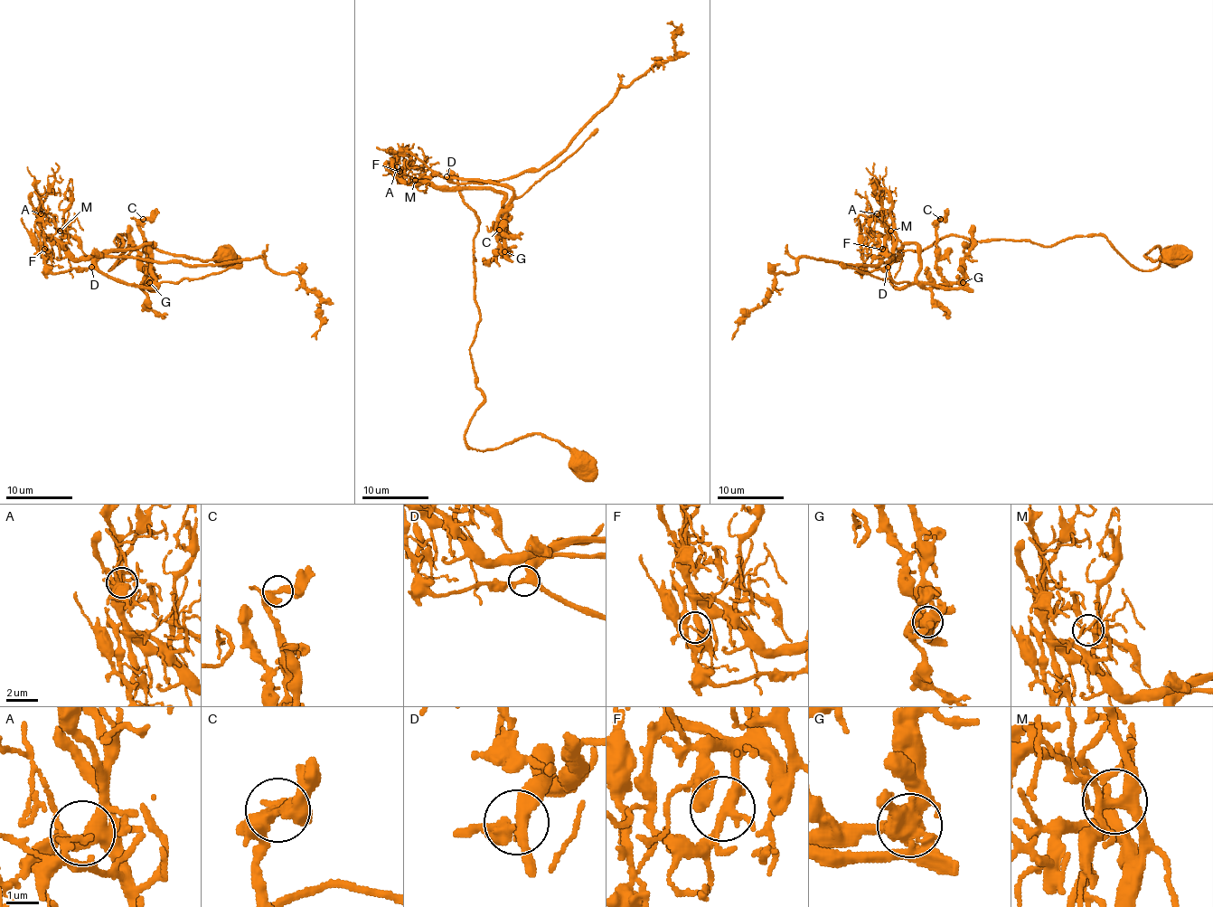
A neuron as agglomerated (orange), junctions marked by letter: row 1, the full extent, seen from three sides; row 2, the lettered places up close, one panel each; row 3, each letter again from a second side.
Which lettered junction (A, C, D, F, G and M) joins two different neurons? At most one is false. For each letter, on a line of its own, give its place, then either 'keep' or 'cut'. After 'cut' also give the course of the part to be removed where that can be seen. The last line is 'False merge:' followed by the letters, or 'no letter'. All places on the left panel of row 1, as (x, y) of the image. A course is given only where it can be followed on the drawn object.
A: (41, 213) | keep
C: (143, 219) | keep
D: (91, 267) | keep
F: (44, 249) | keep
G: (149, 282) | cut | (149, 282), (157, 288), (117, 282), (96, 262), (261, 257), (319, 298), (315, 339)
M: (60, 231) | keep
False merge: G

